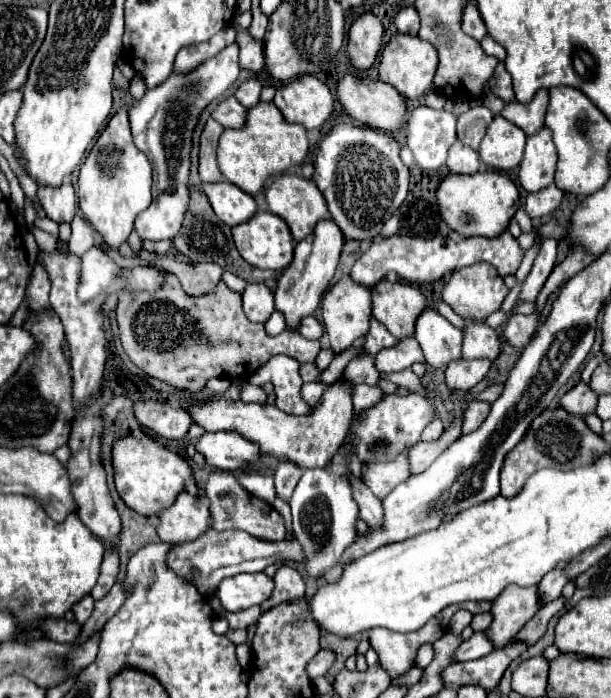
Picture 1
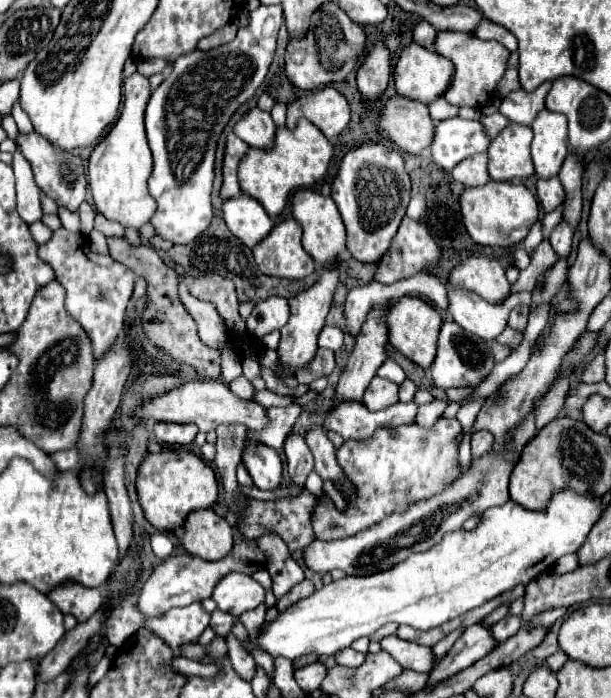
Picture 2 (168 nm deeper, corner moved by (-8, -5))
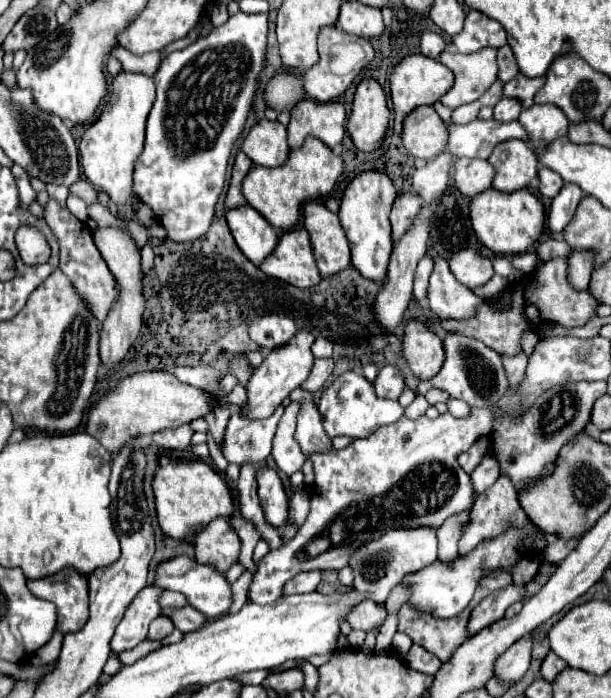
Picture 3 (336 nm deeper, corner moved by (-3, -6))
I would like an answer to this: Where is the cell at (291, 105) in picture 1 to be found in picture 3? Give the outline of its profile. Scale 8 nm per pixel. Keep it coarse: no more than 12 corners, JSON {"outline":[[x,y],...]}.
{"outline":[[301,100],[291,110],[289,146],[307,136],[335,148],[345,138],[339,102]]}

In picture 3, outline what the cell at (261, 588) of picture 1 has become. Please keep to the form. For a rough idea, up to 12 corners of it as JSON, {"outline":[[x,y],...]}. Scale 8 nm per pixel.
{"outline":[[189,556],[157,564],[153,586],[181,592],[209,620],[229,612],[231,588]]}

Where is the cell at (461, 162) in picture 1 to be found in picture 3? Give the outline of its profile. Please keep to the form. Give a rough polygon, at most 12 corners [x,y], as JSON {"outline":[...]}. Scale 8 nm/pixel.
{"outline":[[481,158],[455,162],[455,184],[473,198],[491,188],[495,168]]}

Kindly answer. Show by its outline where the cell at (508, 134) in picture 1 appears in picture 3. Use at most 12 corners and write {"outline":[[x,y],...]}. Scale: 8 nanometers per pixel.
{"outline":[[519,140],[501,142],[489,156],[493,188],[527,188],[539,170],[537,154]]}

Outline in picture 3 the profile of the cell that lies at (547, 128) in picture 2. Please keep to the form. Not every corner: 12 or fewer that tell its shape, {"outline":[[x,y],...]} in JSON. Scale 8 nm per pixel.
{"outline":[[553,104],[525,108],[519,122],[533,146],[567,134],[569,120]]}

